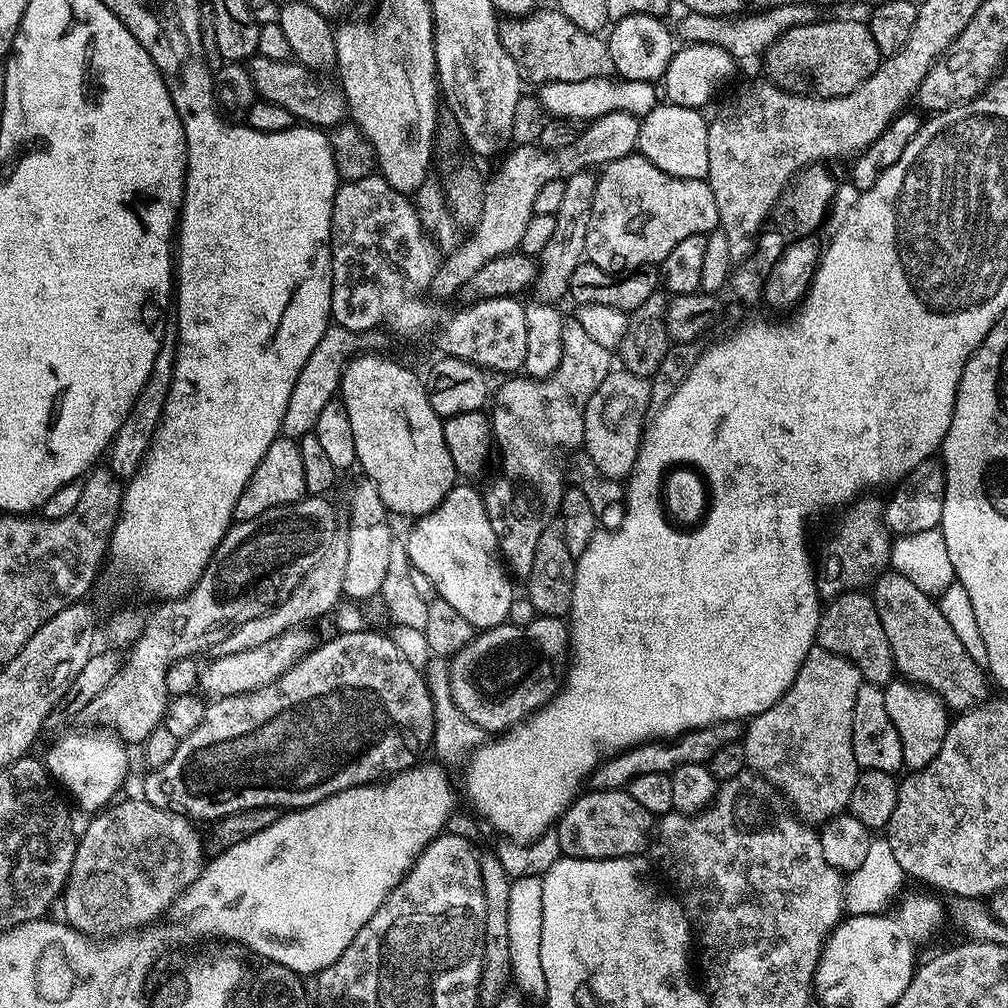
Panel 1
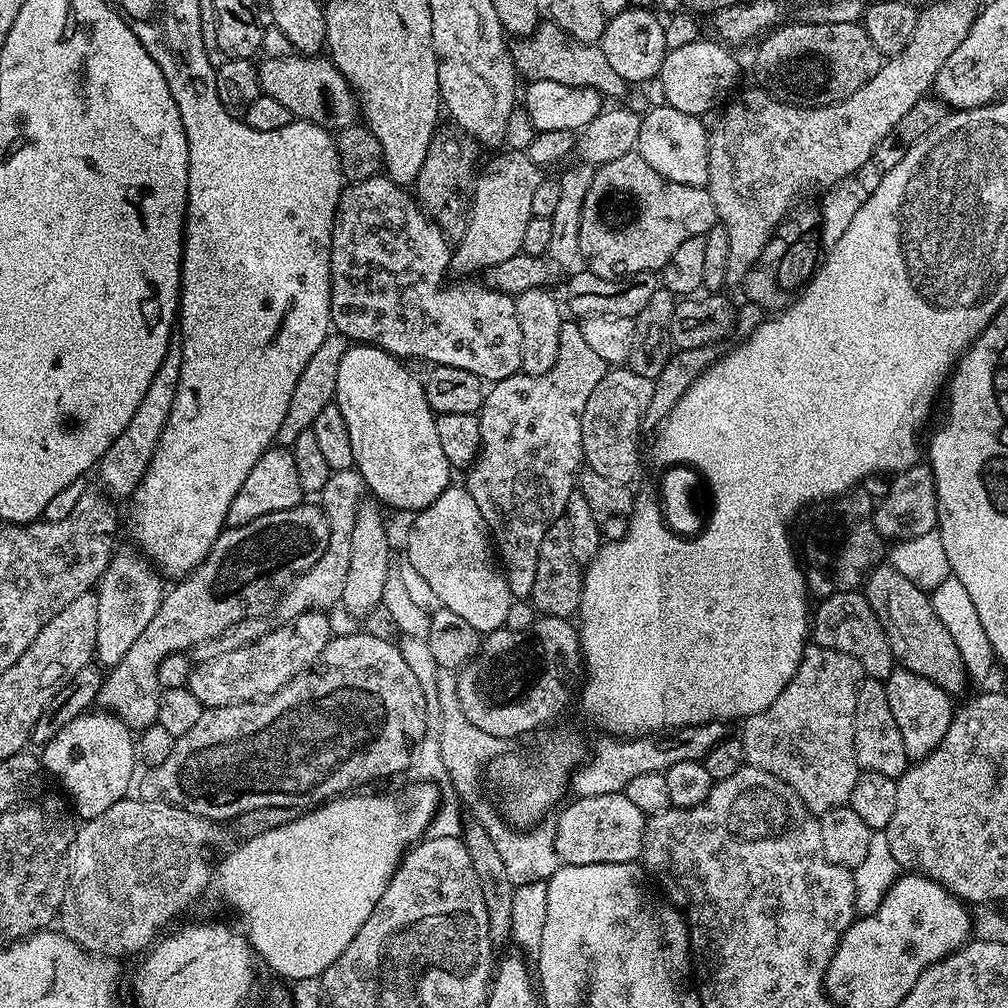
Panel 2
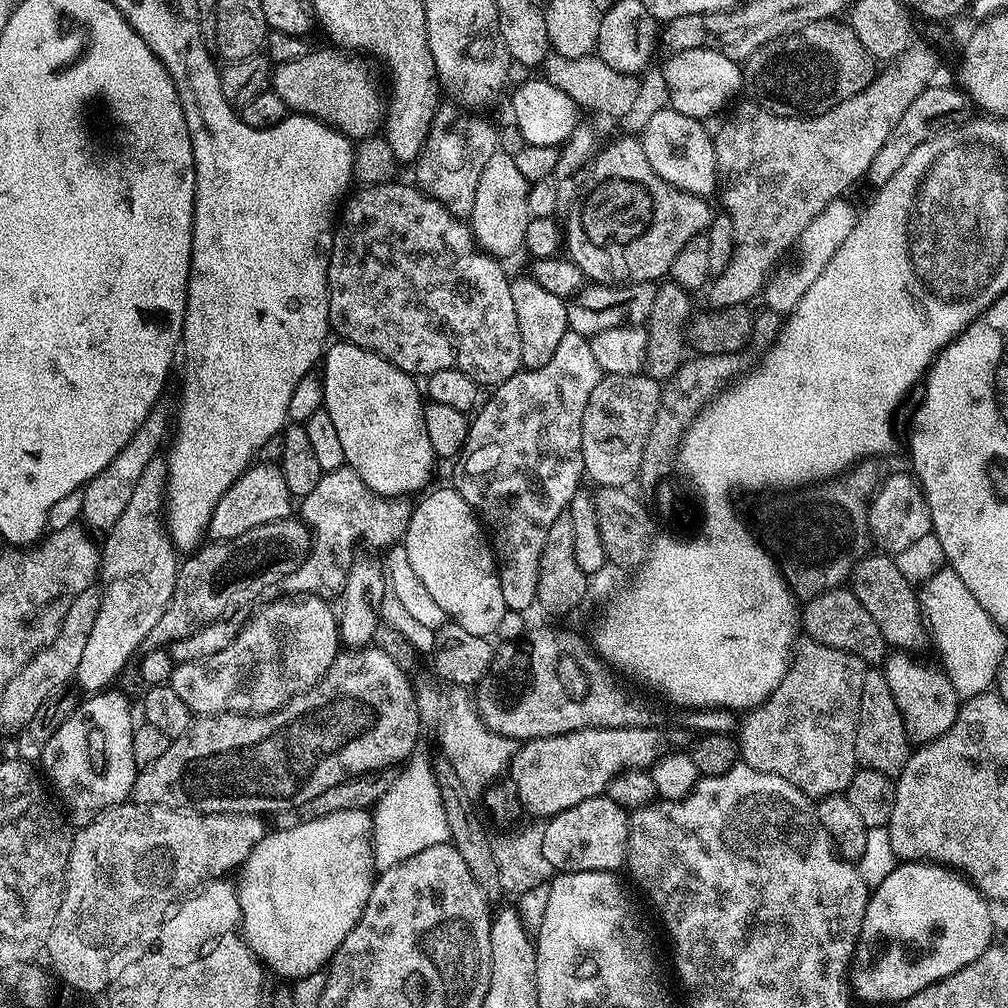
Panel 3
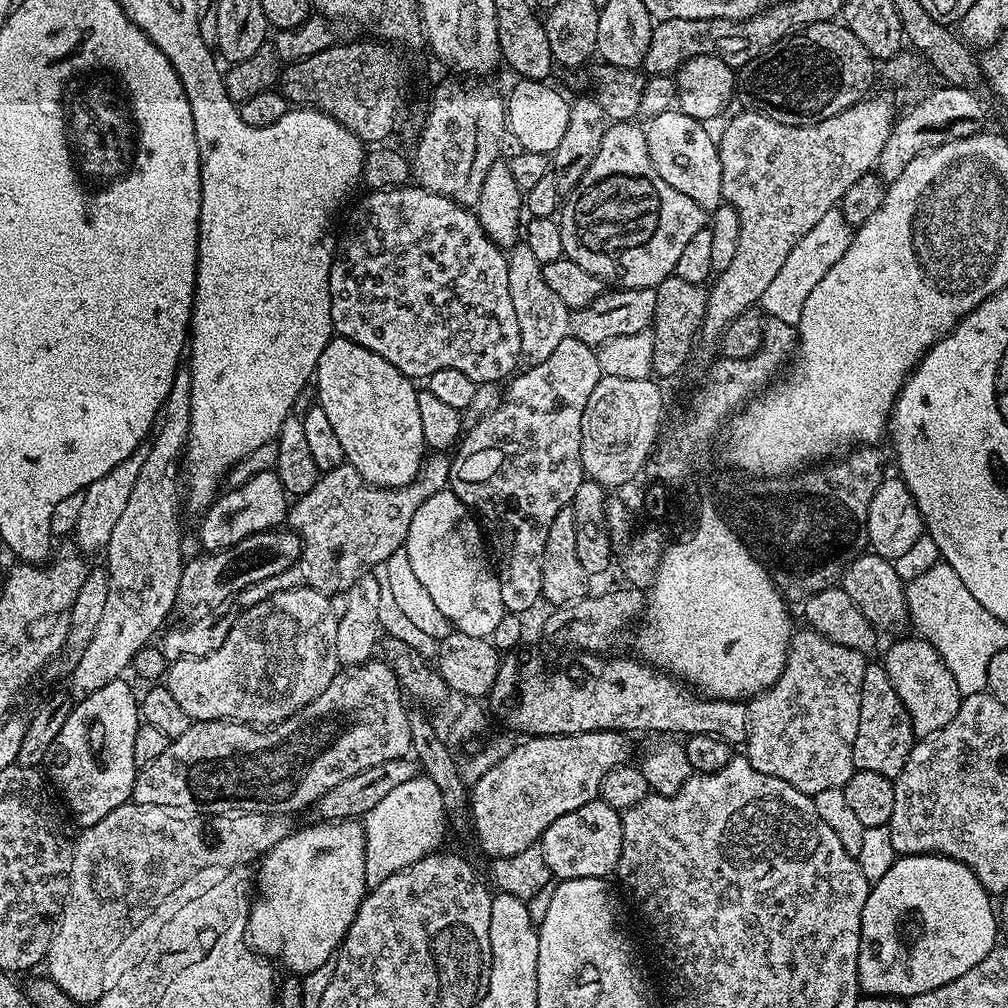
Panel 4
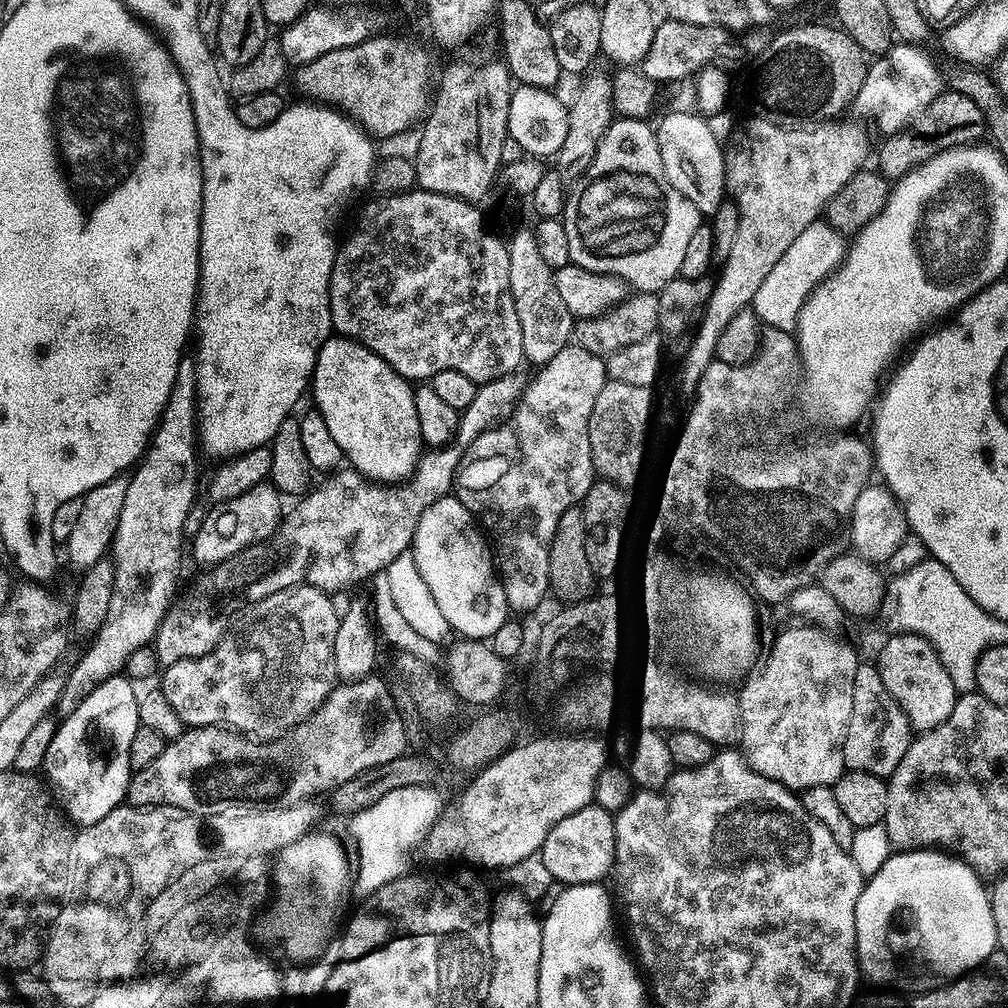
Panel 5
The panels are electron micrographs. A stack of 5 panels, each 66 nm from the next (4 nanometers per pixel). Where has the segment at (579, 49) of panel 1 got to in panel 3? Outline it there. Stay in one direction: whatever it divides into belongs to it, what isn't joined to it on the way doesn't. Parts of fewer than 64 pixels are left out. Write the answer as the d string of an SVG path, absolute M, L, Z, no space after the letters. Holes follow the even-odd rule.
M549 54L543 60L542 70L543 79L548 80L558 90L565 91L581 109L589 108L590 111L601 112L604 116L623 118L634 108L640 90L640 80L635 75L606 66L606 62L602 62L595 54L570 59Z

